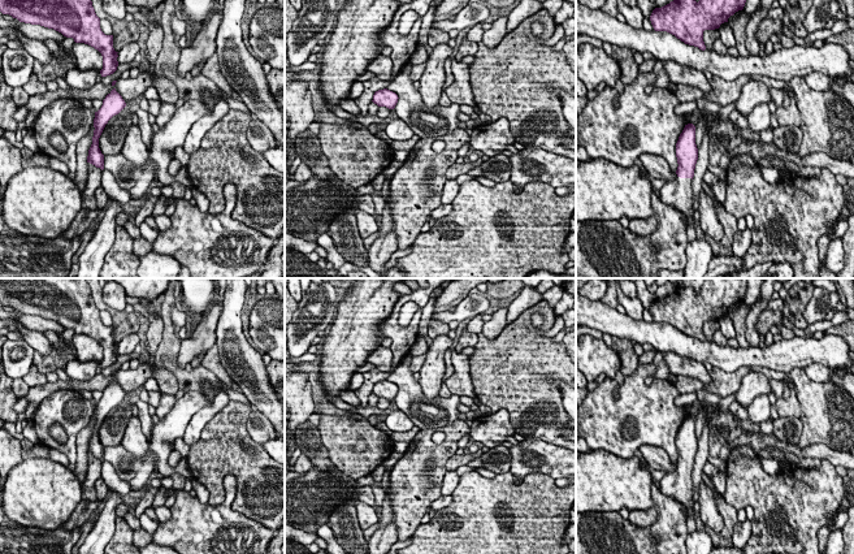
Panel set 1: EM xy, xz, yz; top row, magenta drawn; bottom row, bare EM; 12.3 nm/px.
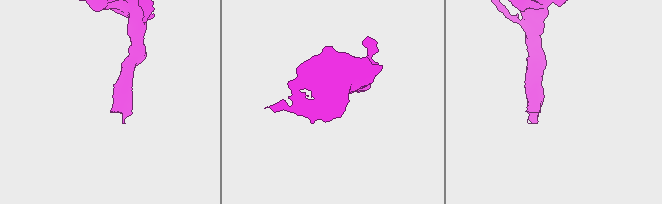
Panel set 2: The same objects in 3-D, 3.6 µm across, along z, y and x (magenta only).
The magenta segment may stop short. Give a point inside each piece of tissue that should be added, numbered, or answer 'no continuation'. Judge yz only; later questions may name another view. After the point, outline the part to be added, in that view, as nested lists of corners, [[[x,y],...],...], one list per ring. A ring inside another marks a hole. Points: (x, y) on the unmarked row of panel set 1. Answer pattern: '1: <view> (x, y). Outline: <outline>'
1: yz (679, 484). Outline: [[[676,468],[672,473],[666,473],[659,482],[660,492],[682,503],[686,507],[686,516],[693,510],[693,485],[692,469]]]

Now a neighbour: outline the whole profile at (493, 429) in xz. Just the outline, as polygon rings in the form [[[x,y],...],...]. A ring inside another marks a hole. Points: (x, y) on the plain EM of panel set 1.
[[[502,408],[495,414],[474,417],[469,427],[469,436],[473,441],[482,442],[489,449],[494,449],[506,442],[508,436],[516,432],[507,410]]]

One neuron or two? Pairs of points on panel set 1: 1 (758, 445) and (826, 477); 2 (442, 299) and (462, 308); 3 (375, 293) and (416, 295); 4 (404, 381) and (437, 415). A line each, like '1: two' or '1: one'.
1: two
2: two
3: two
4: one

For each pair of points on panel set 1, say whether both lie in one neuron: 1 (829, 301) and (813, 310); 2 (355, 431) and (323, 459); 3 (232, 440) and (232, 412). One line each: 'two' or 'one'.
1: one
2: two
3: one

